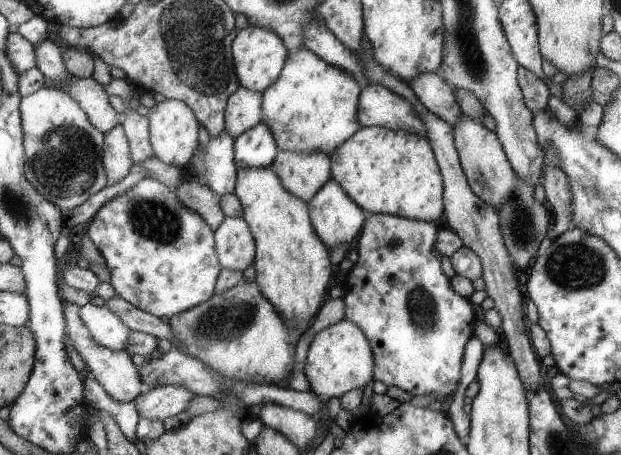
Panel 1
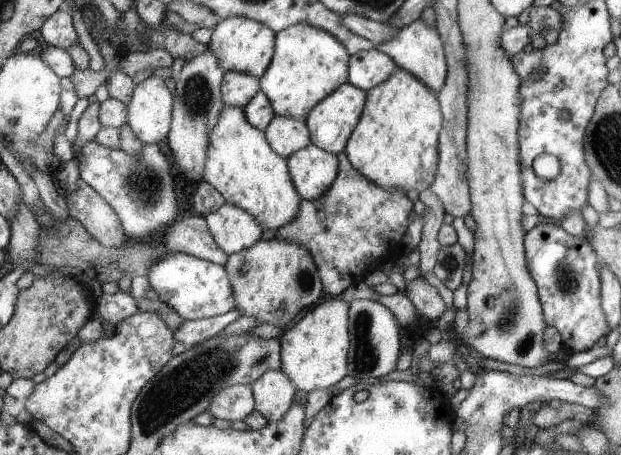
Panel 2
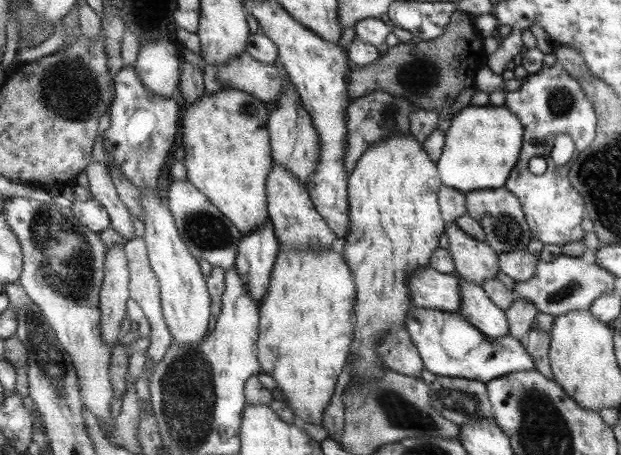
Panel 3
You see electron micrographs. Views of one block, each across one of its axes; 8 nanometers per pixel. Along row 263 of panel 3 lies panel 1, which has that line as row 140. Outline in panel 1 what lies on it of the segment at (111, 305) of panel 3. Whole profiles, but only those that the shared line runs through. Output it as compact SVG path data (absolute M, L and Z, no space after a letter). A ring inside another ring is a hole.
M121 123L106 132L106 145L107 148L103 150L103 166L106 167L107 184L111 185L126 176L133 163Z

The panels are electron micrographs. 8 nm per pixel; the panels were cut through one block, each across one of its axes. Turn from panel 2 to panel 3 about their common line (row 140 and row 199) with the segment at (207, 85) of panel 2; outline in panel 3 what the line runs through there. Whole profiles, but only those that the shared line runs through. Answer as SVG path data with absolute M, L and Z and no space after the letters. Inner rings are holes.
M175 181L169 185L167 206L174 214L178 234L185 241L190 254L195 259L205 260L212 267L218 266L224 272L234 266L236 246L240 232L203 196L189 181Z

